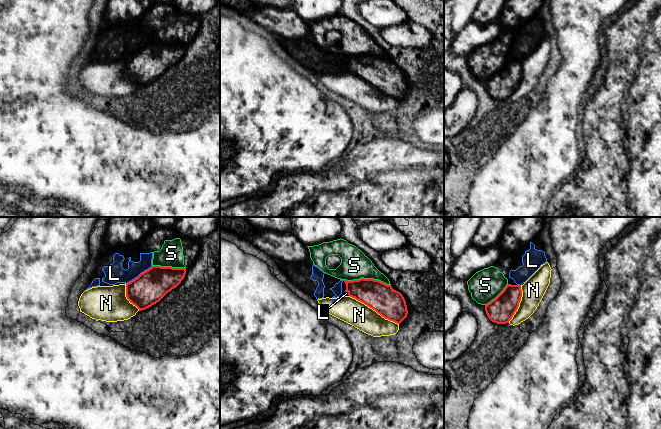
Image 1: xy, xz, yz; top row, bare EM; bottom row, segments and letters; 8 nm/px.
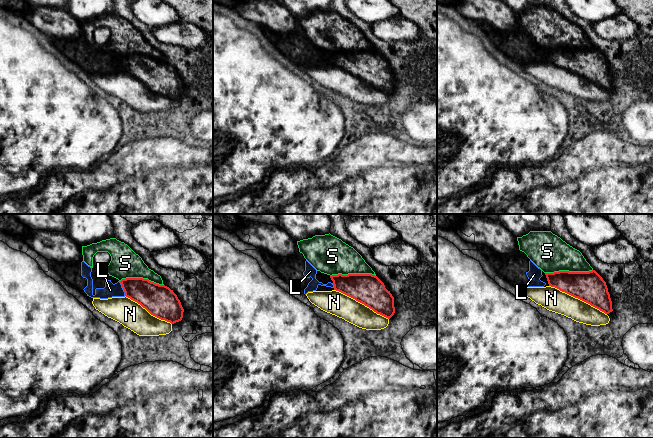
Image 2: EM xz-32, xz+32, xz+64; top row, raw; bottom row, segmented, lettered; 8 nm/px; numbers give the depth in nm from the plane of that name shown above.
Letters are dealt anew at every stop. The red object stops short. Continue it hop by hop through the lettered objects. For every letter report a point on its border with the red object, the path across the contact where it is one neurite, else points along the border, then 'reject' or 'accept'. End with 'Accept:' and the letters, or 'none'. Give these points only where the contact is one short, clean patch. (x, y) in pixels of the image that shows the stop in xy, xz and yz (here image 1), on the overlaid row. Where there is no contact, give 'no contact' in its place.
L: xy (140, 274) | reject
N: xz (374, 309) | reject
S: xz (367, 279) | reject
Accept: none

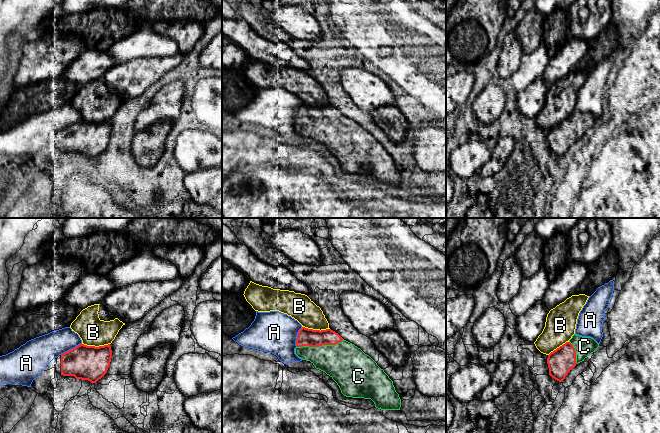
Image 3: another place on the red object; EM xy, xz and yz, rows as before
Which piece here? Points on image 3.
A: xy (71, 349) | reject
B: xy (94, 346) | reject
C: xz (320, 345) | across xz (306, 337), (314, 345), (320, 345), (344, 362) | accept
Accept: C

